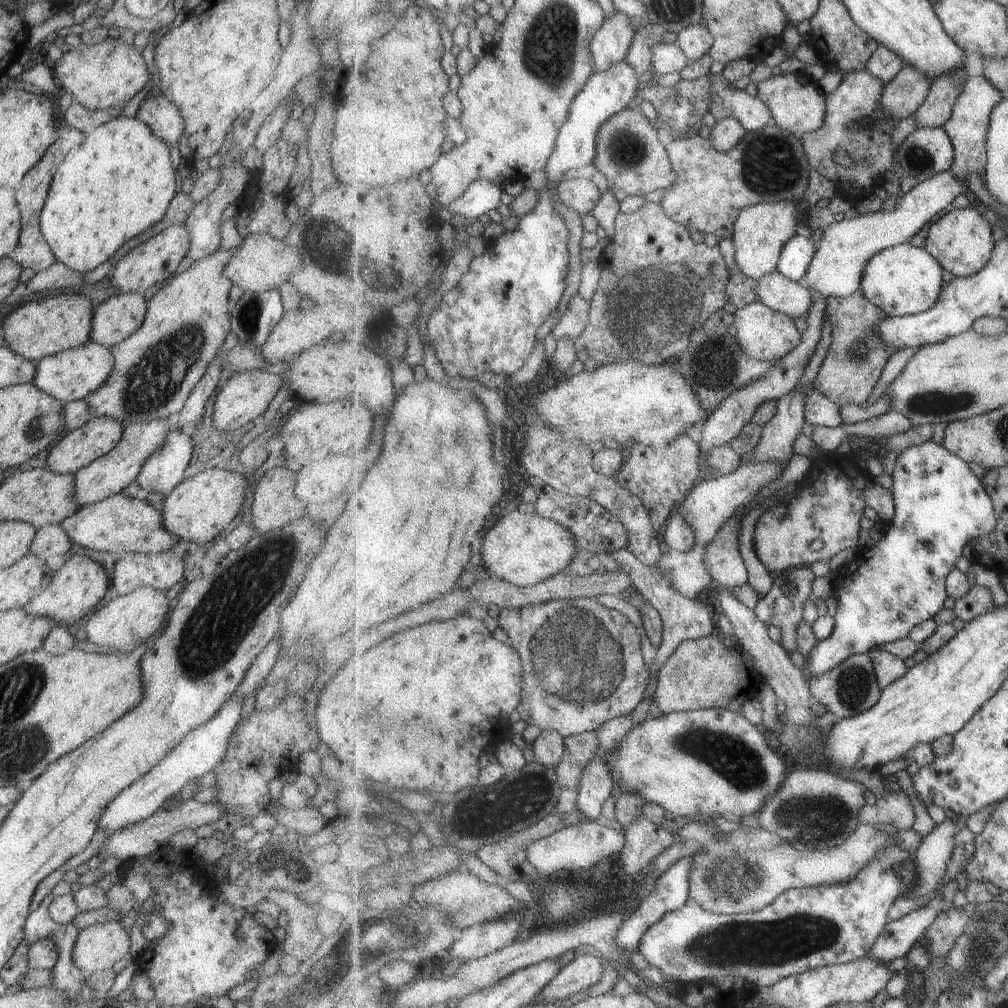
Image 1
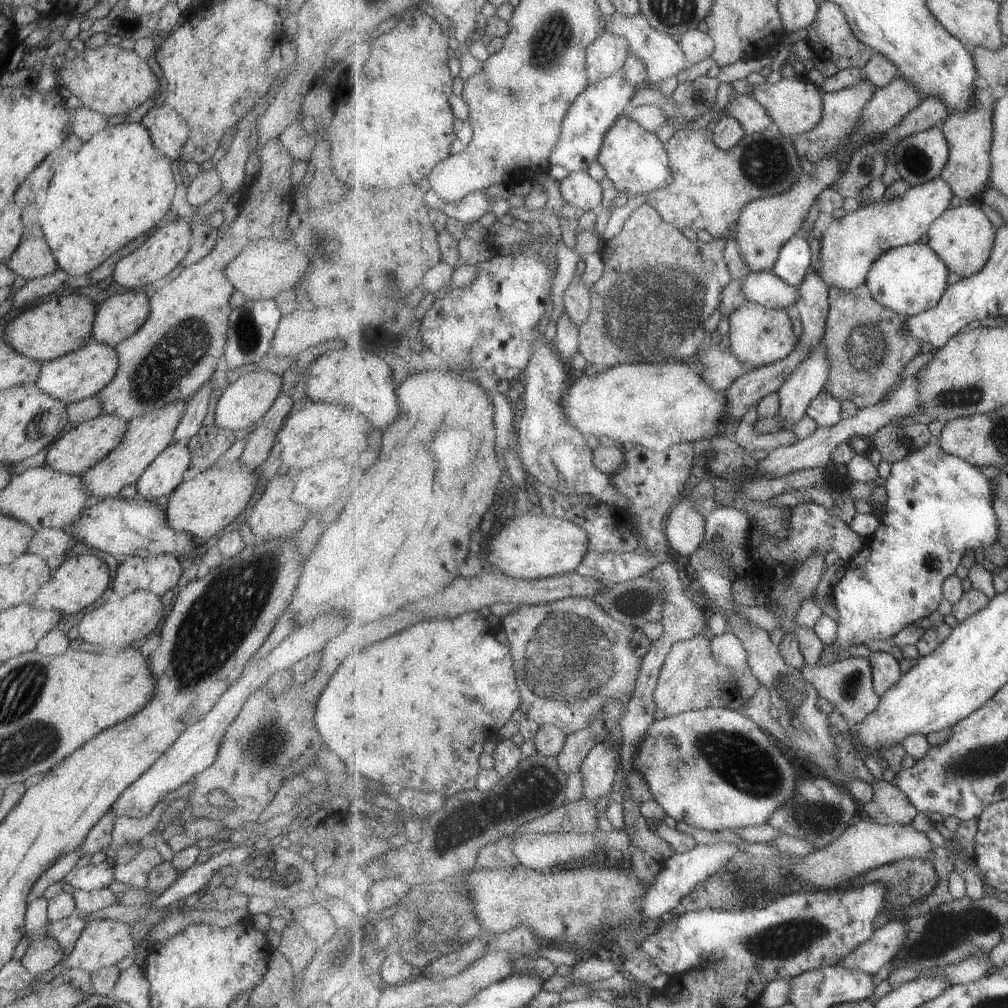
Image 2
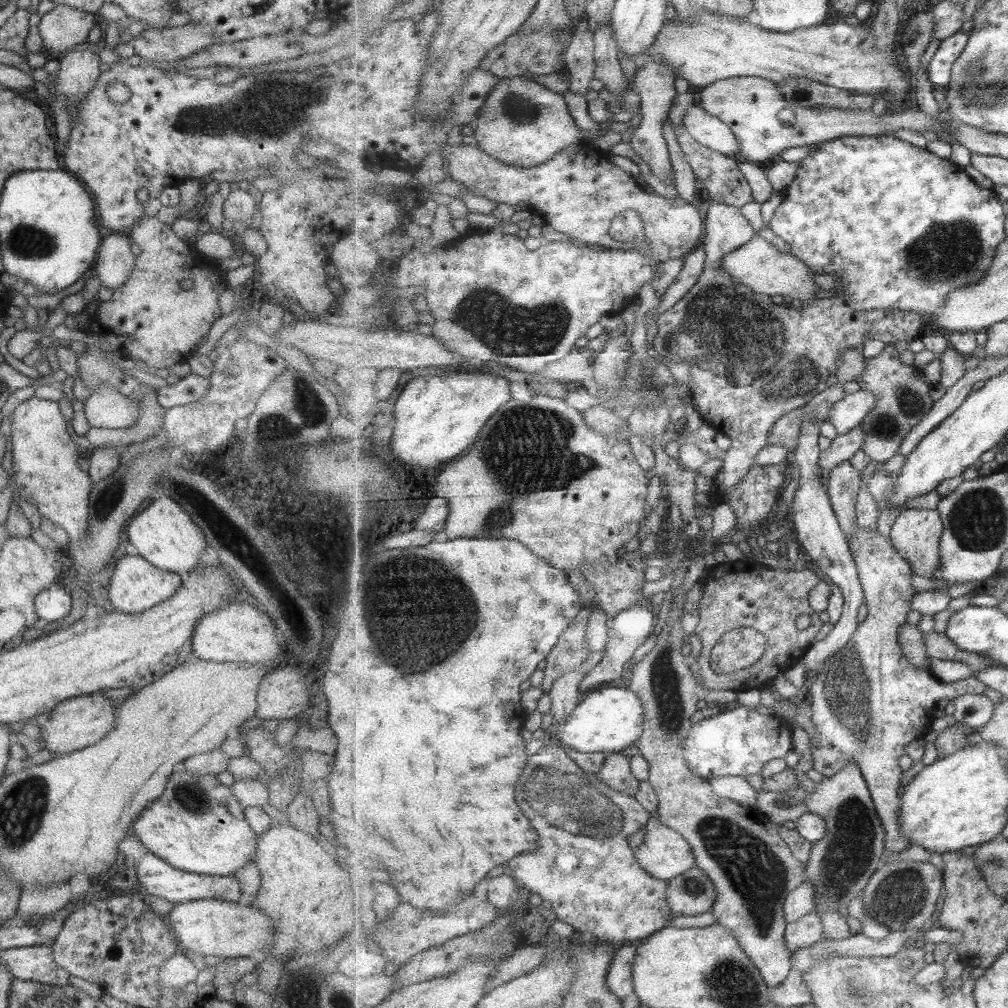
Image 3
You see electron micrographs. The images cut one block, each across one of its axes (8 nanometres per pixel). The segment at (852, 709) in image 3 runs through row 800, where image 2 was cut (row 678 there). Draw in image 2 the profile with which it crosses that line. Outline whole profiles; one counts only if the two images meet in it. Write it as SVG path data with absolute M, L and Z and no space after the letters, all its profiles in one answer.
M873 652L870 656L874 668L874 688L884 698L890 688L903 680L904 670L900 660L888 652Z

